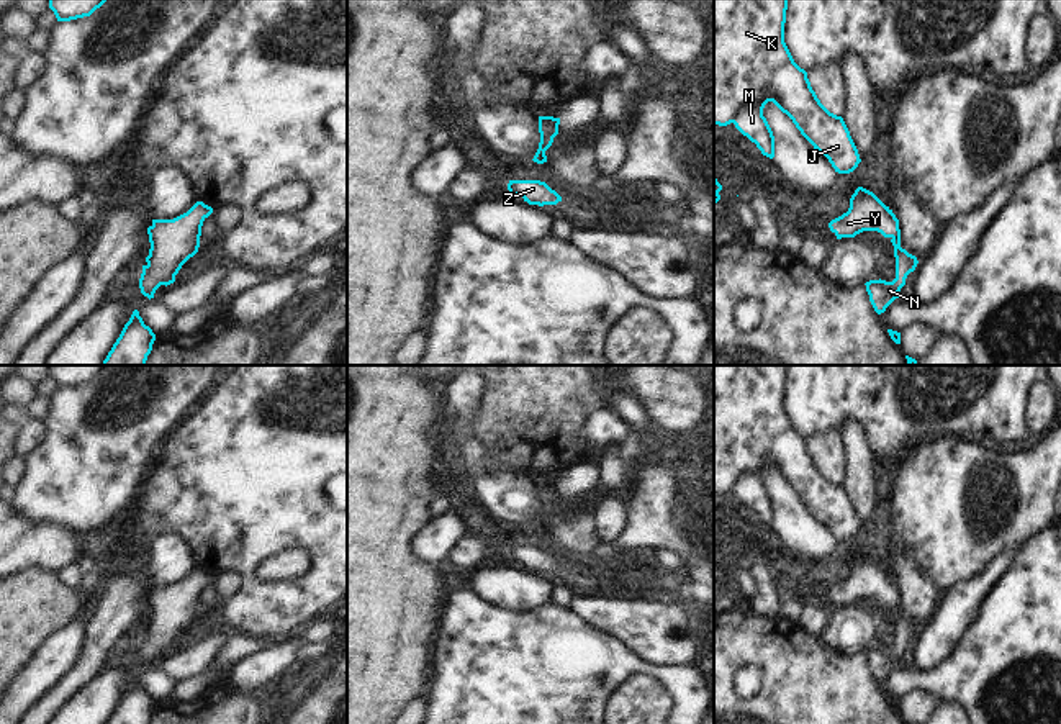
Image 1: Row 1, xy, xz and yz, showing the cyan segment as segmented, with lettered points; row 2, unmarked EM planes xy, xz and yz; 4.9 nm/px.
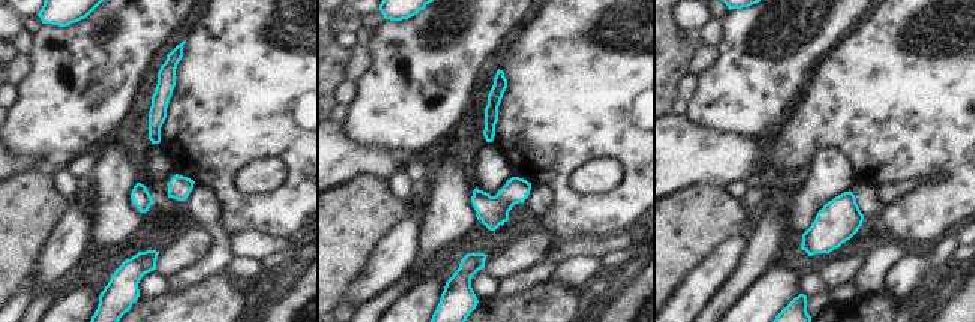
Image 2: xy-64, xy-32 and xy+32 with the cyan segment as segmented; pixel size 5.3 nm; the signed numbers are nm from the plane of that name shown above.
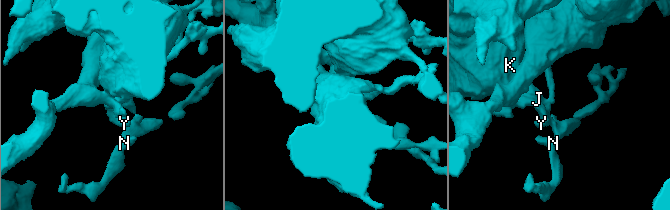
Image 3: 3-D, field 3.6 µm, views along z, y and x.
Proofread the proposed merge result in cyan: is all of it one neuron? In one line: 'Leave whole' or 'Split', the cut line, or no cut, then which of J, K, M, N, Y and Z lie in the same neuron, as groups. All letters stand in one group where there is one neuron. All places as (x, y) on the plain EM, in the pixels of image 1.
Leave whole. No split. Groups: J K M N Y Z

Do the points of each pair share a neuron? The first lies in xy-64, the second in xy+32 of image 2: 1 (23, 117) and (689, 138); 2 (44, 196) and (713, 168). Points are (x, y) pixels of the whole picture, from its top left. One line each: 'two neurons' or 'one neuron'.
1: two neurons
2: two neurons

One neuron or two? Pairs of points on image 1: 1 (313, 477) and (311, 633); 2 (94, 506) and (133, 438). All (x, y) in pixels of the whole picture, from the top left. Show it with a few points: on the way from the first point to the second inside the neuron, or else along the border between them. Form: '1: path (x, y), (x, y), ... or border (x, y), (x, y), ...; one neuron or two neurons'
1: border (323, 618), (275, 638); two neurons
2: path (94, 490), (126, 454); one neuron

